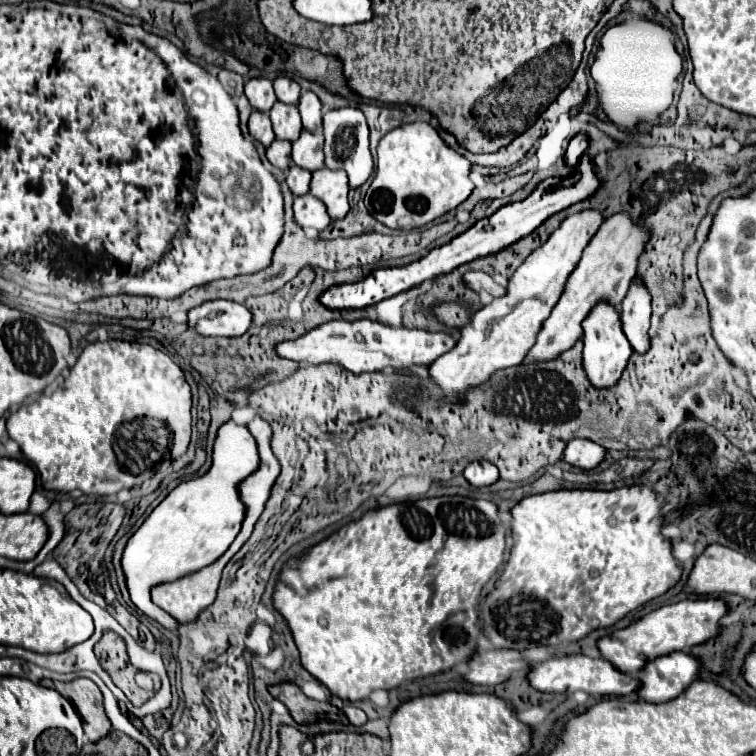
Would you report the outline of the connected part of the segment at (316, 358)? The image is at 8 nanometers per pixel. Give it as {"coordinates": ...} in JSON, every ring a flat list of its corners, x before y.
{"coordinates":[[360,318,360,320,330,320,326,324,316,326,314,330,302,334,296,340,286,340,274,346,274,352,280,358,294,360,298,364,322,364,322,362,334,362,344,366,346,370,354,374,362,372,374,372,374,370,402,370,410,368,414,364,428,366,432,364,440,354,448,352,454,346,454,338,446,332,428,332,418,328,390,328,380,322]]}

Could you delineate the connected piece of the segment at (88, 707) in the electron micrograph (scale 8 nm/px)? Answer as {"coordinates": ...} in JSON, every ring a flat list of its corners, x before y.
{"coordinates":[[76,678,72,682,42,680,40,684,58,690,66,700,70,700,76,706,88,740,94,742,108,734,112,724,102,706,102,692,90,678]]}

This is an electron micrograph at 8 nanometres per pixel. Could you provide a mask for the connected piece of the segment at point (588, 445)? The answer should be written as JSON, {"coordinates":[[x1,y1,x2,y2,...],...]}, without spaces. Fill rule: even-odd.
{"coordinates":[[574,438,566,444,562,458,576,468,592,470,606,458,606,448,602,448,600,444,594,444,592,440,586,440,586,438]]}

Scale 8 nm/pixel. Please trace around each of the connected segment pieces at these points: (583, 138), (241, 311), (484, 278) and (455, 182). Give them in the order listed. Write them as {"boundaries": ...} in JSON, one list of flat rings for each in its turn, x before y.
{"boundaries":[[[576,134,576,136,570,140,568,150,566,150,566,156,564,156,566,164,568,164,570,168,576,166,578,160,580,160,580,156,586,152,586,148,588,148,588,136,586,136,586,134]],[[208,300,188,310,188,326,202,336,242,336,252,322,244,304,230,300]],[[466,272,464,274,464,284,474,290,476,294,480,294,480,302,482,304,490,304,492,298,496,296,502,296,504,292,504,286,496,284,488,274,484,272]],[[428,122,402,124,392,132,388,132,378,144,374,180,364,198,366,208,376,220,386,224,388,228,400,228,400,230,418,228,440,218,448,210,454,210,460,202,464,202,470,196,474,184,468,178,468,174,470,174,470,162,464,156,460,156,456,150,450,150,446,142,440,138,436,128,432,128]]]}

